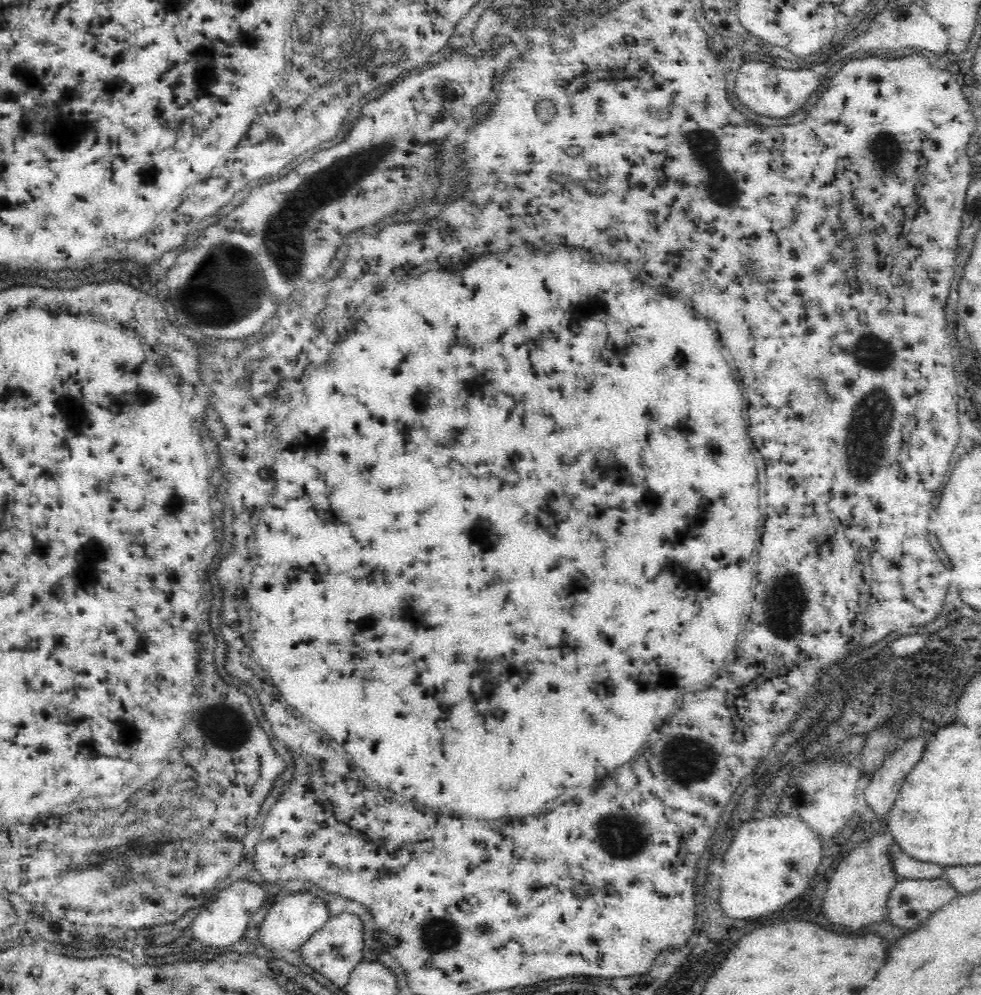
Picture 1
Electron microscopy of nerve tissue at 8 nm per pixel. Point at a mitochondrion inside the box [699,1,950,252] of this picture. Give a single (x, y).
(873, 150)

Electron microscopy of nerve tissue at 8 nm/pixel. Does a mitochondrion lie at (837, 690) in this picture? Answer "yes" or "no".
no

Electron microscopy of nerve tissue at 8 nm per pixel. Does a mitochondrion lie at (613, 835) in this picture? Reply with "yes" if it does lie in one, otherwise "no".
yes

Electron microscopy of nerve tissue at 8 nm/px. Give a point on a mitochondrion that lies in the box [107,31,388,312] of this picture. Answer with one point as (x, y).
(288, 226)

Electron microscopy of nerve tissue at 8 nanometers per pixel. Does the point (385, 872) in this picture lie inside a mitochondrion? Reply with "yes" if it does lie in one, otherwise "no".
no

